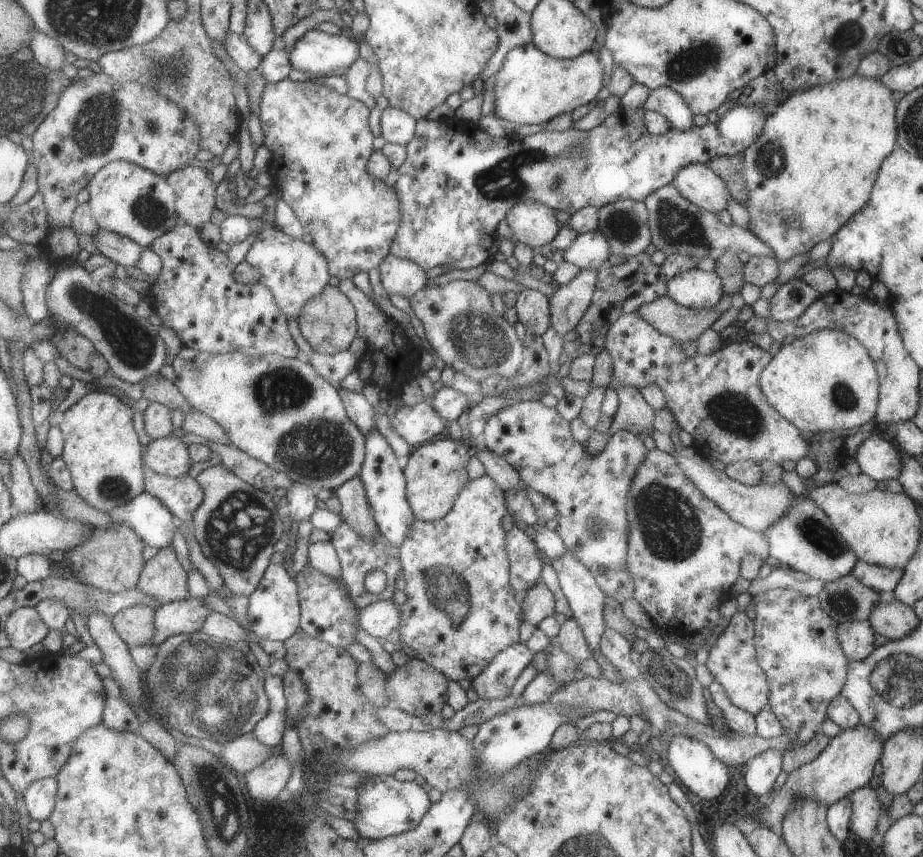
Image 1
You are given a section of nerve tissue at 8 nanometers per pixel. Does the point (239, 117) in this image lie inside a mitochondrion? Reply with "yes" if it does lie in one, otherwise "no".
no

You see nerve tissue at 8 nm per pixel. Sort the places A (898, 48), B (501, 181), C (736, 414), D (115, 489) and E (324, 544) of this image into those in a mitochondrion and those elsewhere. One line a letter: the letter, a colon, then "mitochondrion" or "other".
A: mitochondrion
B: mitochondrion
C: mitochondrion
D: mitochondrion
E: other

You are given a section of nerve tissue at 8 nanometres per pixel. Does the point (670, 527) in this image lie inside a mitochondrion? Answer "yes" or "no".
yes

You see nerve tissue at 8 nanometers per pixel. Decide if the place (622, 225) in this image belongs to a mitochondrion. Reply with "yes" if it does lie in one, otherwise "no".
yes

